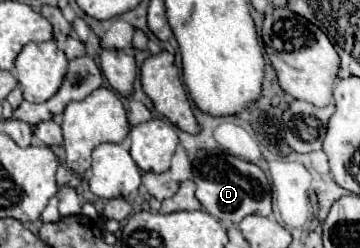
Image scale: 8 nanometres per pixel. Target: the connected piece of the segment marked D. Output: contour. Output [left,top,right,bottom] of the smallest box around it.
[192,150,272,222]

